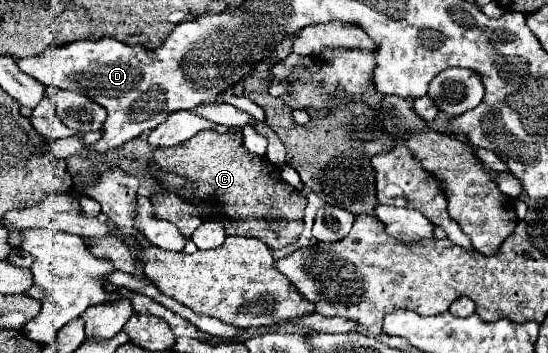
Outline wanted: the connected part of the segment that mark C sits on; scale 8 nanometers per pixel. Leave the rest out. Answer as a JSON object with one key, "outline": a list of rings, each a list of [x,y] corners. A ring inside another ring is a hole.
{"outline":[[[201,130],[177,146],[155,148],[149,172],[167,192],[181,196],[185,202],[195,206],[203,222],[221,222],[227,236],[259,238],[275,250],[293,244],[303,230],[303,210],[307,200],[281,178],[281,170],[277,170],[277,166],[245,148],[241,130]],[[159,172],[179,174],[193,186],[175,188],[163,182]]]}

